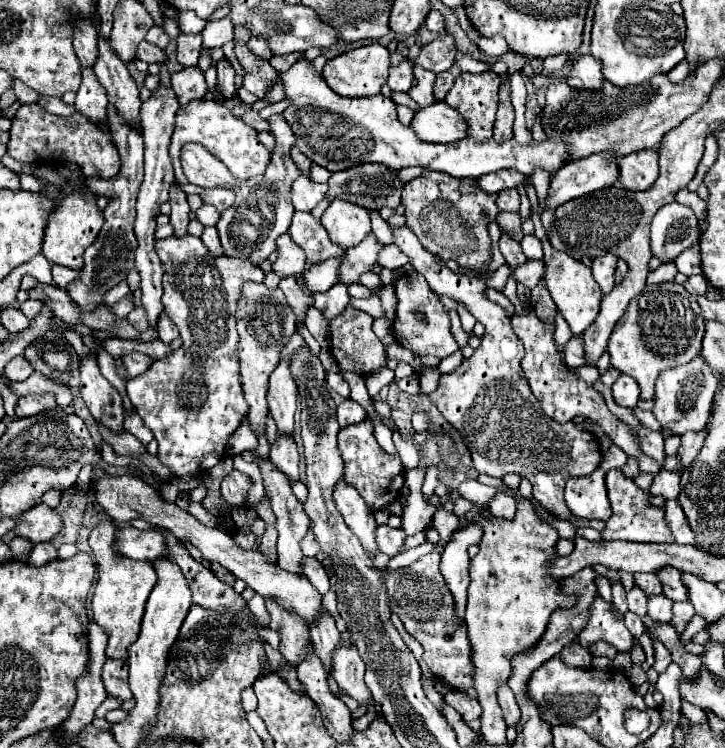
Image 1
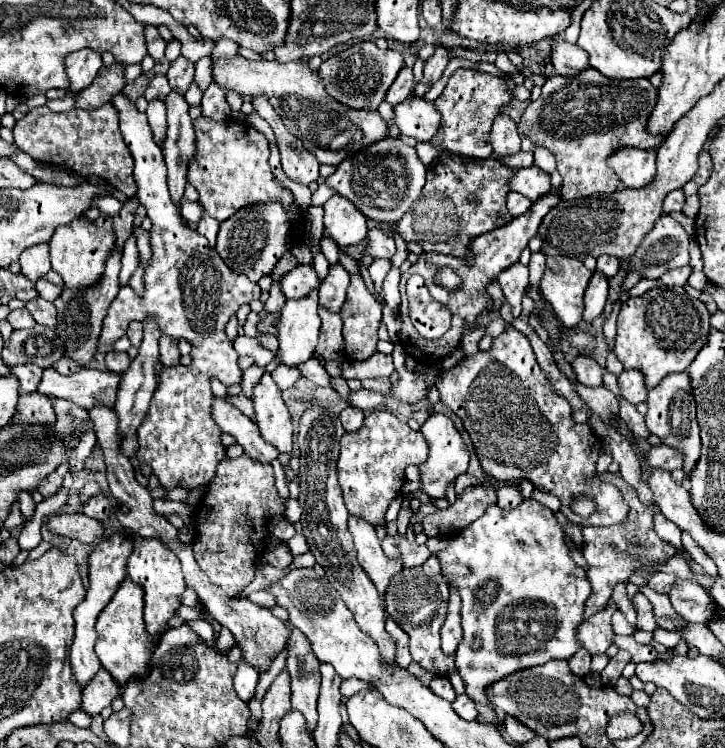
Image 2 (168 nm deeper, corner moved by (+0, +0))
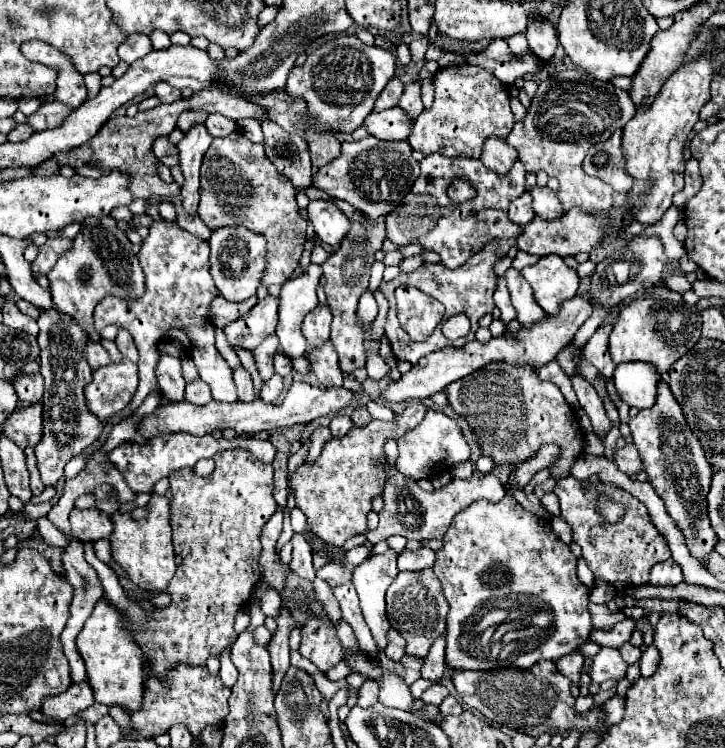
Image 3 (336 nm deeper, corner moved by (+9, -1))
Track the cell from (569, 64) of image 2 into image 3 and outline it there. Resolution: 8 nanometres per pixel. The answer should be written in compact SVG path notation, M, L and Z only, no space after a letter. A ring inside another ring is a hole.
M534 19L526 29L526 39L530 43L530 51L540 61L548 61L554 57L558 47L558 37L556 37L556 29L550 23Z

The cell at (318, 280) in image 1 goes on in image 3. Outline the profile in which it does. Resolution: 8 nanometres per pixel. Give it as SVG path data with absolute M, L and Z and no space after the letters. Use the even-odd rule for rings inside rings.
M268 295L266 299L260 299L246 315L228 323L224 327L224 333L230 345L256 349L262 343L264 335L274 333L276 319L278 319L278 305L280 305L280 299Z

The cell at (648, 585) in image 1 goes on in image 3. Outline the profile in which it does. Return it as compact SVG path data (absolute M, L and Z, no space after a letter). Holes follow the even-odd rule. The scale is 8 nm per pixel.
M674 559L656 563L650 571L650 585L678 585L684 581L682 569Z

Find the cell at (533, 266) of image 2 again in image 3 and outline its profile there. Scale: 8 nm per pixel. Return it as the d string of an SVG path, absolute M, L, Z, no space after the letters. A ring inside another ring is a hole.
M518 253L516 257L514 257L514 263L512 263L512 267L516 269L516 271L522 271L524 267L528 267L528 265L534 265L538 259L534 257L534 255L528 255L528 253Z

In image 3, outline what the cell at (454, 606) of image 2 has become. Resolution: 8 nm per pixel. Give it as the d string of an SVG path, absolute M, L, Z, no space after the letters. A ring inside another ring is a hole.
M442 633L430 647L430 653L424 657L422 677L430 681L438 681L444 675L446 663L444 663L444 651L446 651L446 633Z

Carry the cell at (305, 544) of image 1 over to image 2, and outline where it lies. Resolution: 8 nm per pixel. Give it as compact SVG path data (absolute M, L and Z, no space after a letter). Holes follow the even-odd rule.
M295 534L287 544L289 544L289 548L291 548L293 556L299 556L299 554L309 552L309 546L307 546L307 542L305 542L305 538L303 538L301 534Z

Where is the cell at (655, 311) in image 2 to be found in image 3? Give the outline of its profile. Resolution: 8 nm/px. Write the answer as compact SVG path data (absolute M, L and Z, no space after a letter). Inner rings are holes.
M662 285L662 297L646 295L636 297L630 303L622 305L614 329L610 333L610 357L612 361L624 363L624 361L644 361L652 363L654 369L668 379L668 369L674 361L678 361L682 355L686 355L696 341L702 335L702 317L694 307L688 307L682 301L680 293L670 291Z

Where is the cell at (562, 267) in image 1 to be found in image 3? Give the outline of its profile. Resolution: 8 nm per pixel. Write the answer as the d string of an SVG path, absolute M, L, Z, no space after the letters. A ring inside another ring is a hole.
M548 255L536 265L524 267L522 275L532 285L536 303L548 315L558 315L560 305L566 299L572 299L580 285L578 273L568 267L560 255Z

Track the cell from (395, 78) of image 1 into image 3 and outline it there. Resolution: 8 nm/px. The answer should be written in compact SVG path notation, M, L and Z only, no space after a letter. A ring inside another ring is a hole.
M392 77L388 81L388 85L384 87L384 91L380 93L380 97L376 99L376 107L374 111L384 111L384 109L390 109L390 107L396 107L398 105L398 99L402 95L402 81L398 77Z

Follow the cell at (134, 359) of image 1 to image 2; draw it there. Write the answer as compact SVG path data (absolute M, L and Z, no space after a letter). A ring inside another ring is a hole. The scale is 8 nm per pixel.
M111 350L111 352L107 352L107 356L105 356L105 364L107 364L107 370L117 372L117 374L123 374L123 372L129 368L131 360L129 360L129 356L127 356L125 352L115 352L115 350Z

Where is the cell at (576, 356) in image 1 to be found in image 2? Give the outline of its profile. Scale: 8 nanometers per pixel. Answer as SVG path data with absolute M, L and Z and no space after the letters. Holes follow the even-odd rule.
M577 356L577 360L571 364L573 372L577 376L577 382L589 388L599 388L601 386L601 366L595 362L595 358L589 356Z

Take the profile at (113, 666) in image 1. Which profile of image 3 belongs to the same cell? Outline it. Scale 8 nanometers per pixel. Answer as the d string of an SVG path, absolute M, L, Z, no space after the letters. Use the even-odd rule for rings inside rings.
M84 679L82 683L74 683L68 691L64 691L56 697L48 697L42 705L42 713L52 717L52 719L64 721L70 715L76 715L76 713L84 711L92 703L94 703L92 685L88 683L88 679Z

